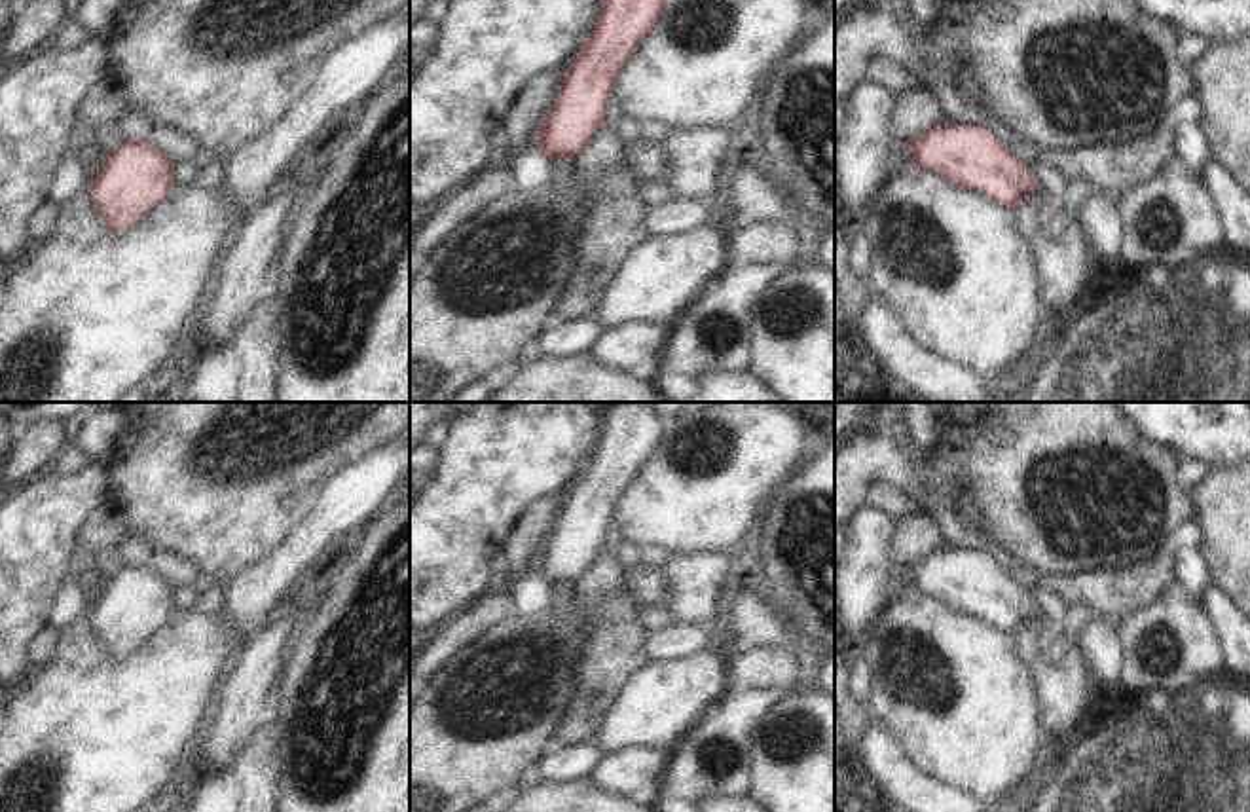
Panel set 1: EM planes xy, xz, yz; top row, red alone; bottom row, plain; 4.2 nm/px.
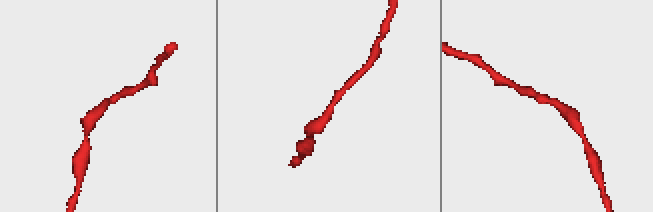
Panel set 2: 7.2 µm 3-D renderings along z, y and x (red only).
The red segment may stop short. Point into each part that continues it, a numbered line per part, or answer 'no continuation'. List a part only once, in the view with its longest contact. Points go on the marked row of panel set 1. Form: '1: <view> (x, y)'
no continuation.

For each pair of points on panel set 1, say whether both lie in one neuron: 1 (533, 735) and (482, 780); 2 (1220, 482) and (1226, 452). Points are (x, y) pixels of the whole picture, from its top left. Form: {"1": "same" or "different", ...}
{"1": "same", "2": "different"}

